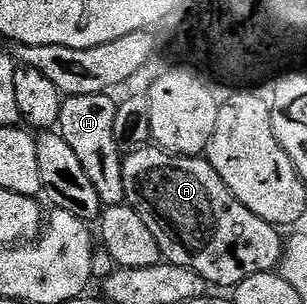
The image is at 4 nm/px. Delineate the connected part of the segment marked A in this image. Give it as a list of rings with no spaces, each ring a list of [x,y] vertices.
[[[147,144],[139,150],[129,151],[122,159],[124,172],[125,205],[131,206],[140,219],[144,220],[159,245],[161,257],[180,268],[195,270],[211,287],[239,286],[248,276],[268,274],[277,271],[282,264],[284,238],[281,238],[279,227],[268,224],[256,216],[256,212],[248,212],[236,196],[220,178],[220,172],[212,168],[205,156],[189,158],[179,154],[169,154],[159,146]]]

